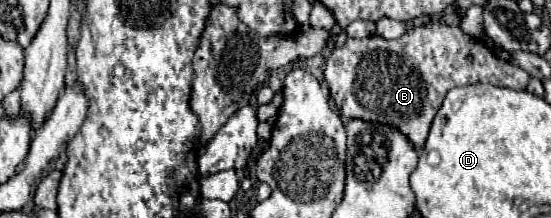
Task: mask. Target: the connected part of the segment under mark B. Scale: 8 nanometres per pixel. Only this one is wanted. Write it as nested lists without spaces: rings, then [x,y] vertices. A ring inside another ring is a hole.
[[[433,20],[425,26],[413,26],[395,40],[385,40],[377,34],[367,38],[347,38],[347,42],[341,48],[335,48],[325,60],[325,82],[329,84],[331,98],[335,100],[339,112],[343,110],[343,118],[361,118],[367,122],[393,124],[413,142],[417,150],[423,148],[433,116],[441,108],[441,102],[451,88],[487,82],[501,88],[525,90],[529,78],[531,76],[525,70],[497,58],[479,40],[463,34],[457,26],[443,26],[439,20]]]

